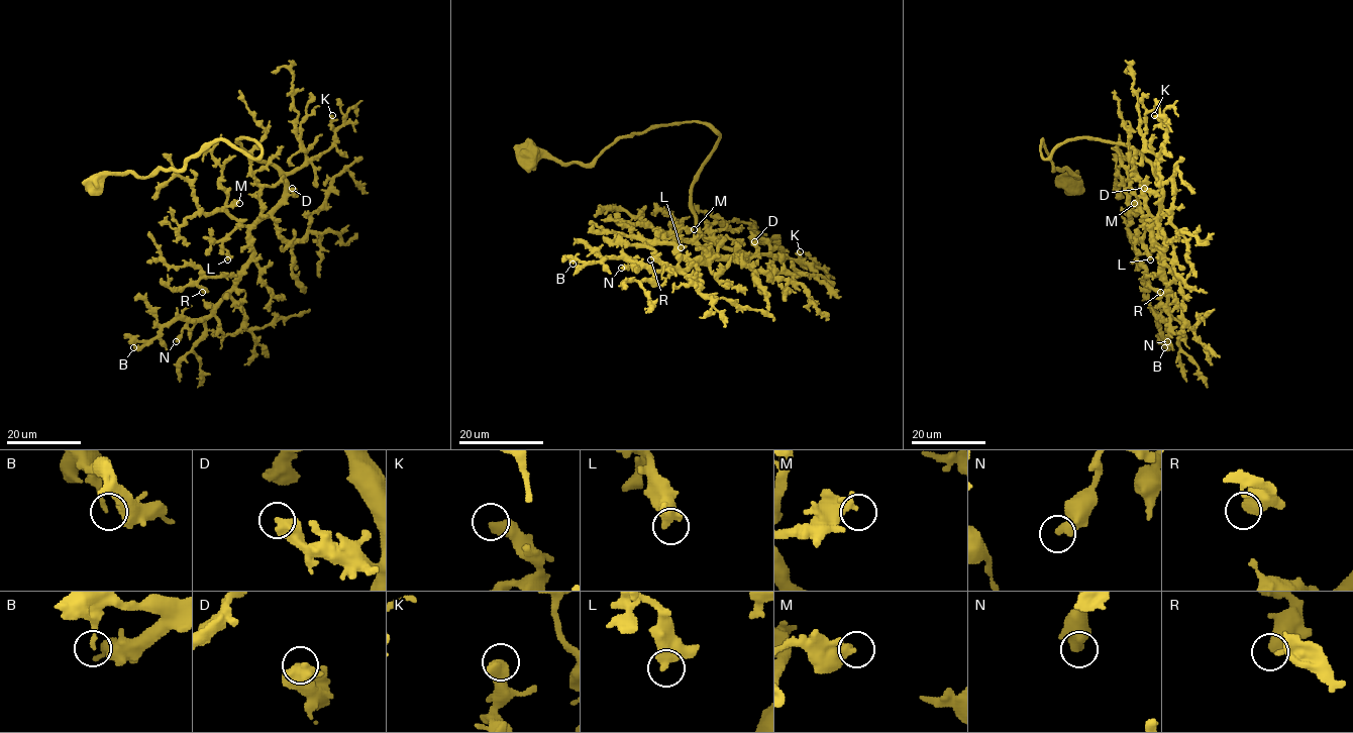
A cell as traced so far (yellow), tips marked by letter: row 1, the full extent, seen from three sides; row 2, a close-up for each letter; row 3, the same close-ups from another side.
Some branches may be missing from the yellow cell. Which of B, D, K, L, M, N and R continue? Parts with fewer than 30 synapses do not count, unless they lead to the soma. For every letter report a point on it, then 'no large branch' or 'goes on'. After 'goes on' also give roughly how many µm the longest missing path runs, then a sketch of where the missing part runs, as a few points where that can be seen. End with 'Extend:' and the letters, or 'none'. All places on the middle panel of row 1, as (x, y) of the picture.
B: place (573, 264); no large branch
D: place (754, 241); no large branch
K: place (800, 251); no large branch
L: place (681, 247); no large branch
M: place (694, 229); no large branch
N: place (621, 268); no large branch
R: place (650, 259); no large branch
Extend: none

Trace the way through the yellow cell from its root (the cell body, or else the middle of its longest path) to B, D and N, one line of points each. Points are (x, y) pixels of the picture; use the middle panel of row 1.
B: (525, 156), (590, 165), (686, 122), (719, 134), (693, 213), (745, 259), (573, 264)
D: (525, 156), (590, 165), (621, 137), (707, 123), (719, 138), (693, 187), (695, 220), (745, 259), (754, 241)
N: (525, 156), (590, 165), (686, 122), (719, 134), (693, 213), (745, 259), (706, 249), (685, 269), (621, 268)

